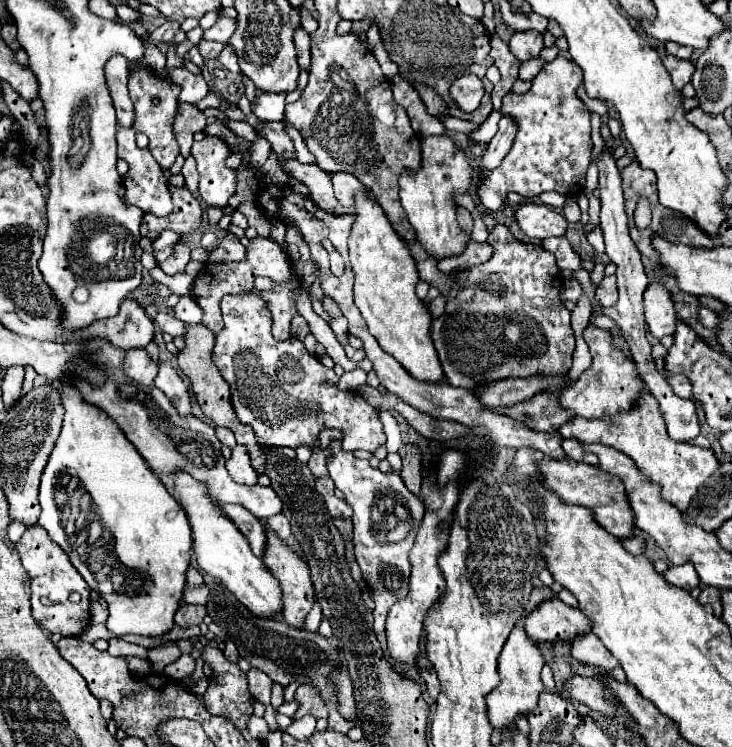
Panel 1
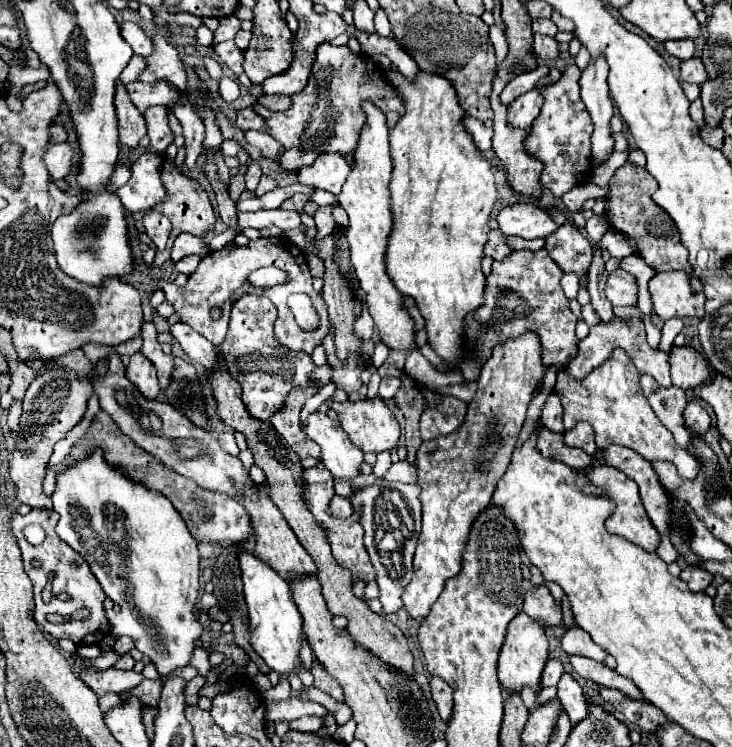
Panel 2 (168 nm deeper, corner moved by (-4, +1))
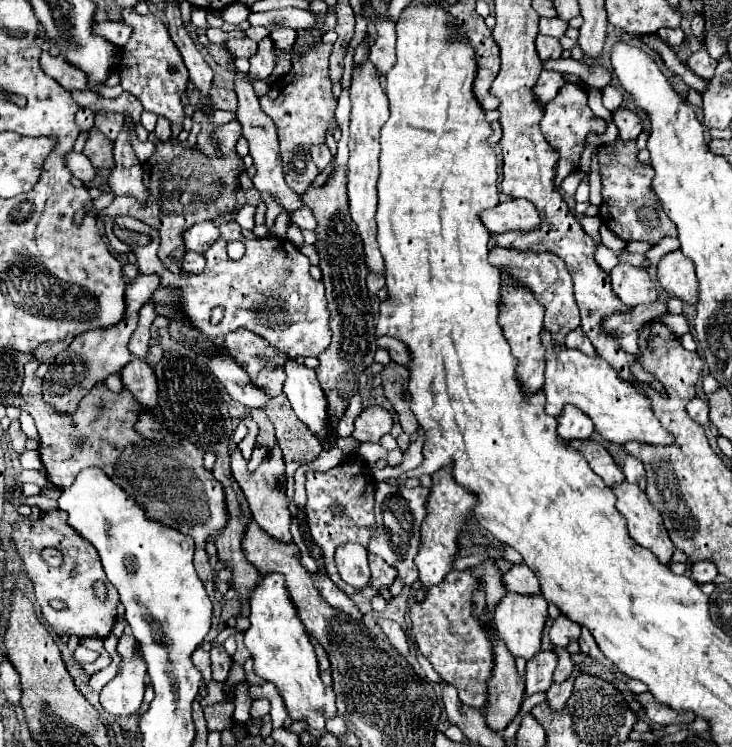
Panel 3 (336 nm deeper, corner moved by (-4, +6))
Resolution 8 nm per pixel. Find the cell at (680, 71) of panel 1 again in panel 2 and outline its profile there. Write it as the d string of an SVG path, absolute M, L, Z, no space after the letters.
M690 58L682 60L680 64L680 82L696 82L704 84L706 82L706 70L700 58Z

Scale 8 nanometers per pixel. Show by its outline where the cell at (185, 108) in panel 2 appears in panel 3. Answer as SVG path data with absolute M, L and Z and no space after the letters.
M134 7L122 9L120 15L122 15L120 21L132 27L132 37L120 49L120 61L116 67L122 89L138 97L144 111L162 115L170 123L182 123L186 115L180 103L180 93L186 89L188 71L186 65L182 63L182 55L178 55L178 47L174 47L174 41L168 35L166 23L160 21L154 13L140 15L136 13Z

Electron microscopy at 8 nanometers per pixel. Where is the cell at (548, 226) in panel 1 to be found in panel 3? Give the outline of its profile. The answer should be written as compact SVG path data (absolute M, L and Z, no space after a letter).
M526 199L500 201L490 211L482 211L480 219L492 235L506 231L532 231L540 223L536 207Z

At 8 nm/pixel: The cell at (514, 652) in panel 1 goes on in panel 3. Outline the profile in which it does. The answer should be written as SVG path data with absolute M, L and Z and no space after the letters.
M508 591L498 601L498 607L496 607L492 617L494 619L494 629L504 639L506 647L510 649L510 653L514 657L530 659L536 653L540 653L540 637L542 637L544 621L548 617L546 609L548 609L548 603L540 595L514 595L514 593Z

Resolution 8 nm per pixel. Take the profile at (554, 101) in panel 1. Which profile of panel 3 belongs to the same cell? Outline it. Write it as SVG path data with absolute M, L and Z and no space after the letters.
M566 83L566 87L562 87L558 91L558 95L546 105L546 113L542 119L542 131L548 139L548 143L560 153L560 161L556 165L556 187L562 183L562 179L566 175L570 175L572 171L578 169L578 161L580 155L584 151L584 139L588 133L602 133L606 129L604 119L598 119L586 101L586 95L580 91L580 87L576 83Z

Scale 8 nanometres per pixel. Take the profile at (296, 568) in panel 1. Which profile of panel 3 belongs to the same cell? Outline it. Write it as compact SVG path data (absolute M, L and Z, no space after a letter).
M236 447L232 453L230 453L230 469L232 469L232 477L238 481L242 493L246 495L246 501L250 505L250 511L252 511L252 517L254 521L268 533L272 535L274 539L278 541L292 541L292 535L290 535L290 523L292 523L292 515L288 511L288 497L286 497L286 489L284 489L284 473L286 473L286 467L284 467L284 459L282 459L282 451L280 447L274 447L270 451L270 455L258 465L256 471L248 471L246 469L246 459L242 457L240 449Z

